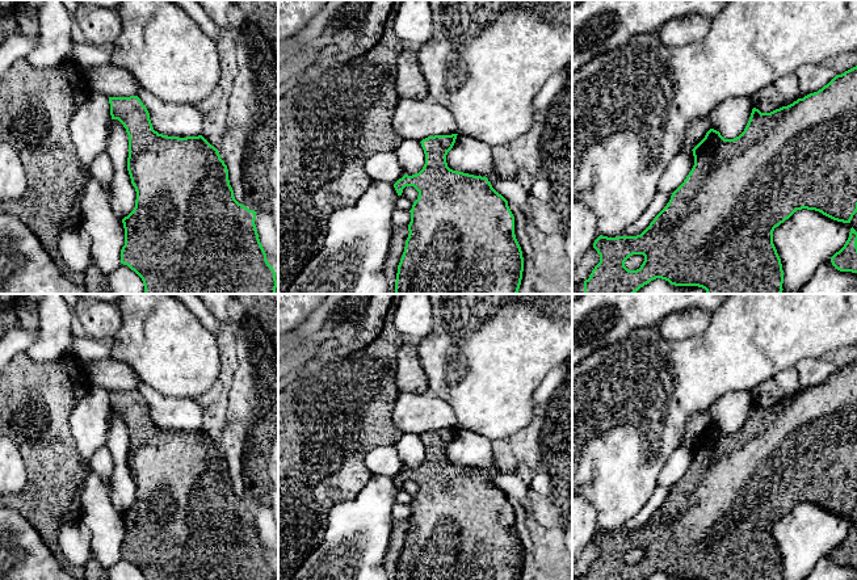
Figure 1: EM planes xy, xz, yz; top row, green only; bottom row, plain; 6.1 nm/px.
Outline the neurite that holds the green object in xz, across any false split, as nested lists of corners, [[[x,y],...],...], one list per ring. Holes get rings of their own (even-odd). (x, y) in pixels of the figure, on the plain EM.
[[[457,429],[423,433],[423,463],[412,470],[404,468],[394,478],[398,489],[406,480],[419,486],[409,504],[409,528],[398,559],[395,580],[520,580],[524,551],[508,495],[492,482],[487,471],[448,461],[446,449]]]

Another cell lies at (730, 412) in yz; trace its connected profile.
[[[751,391],[724,394],[710,408],[710,423],[719,425],[724,433],[734,433],[744,425],[752,403]]]

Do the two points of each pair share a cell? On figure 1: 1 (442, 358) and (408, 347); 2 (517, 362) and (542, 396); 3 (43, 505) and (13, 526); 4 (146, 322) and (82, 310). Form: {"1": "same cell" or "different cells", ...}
{"1": "different cells", "2": "different cells", "3": "different cells", "4": "different cells"}

